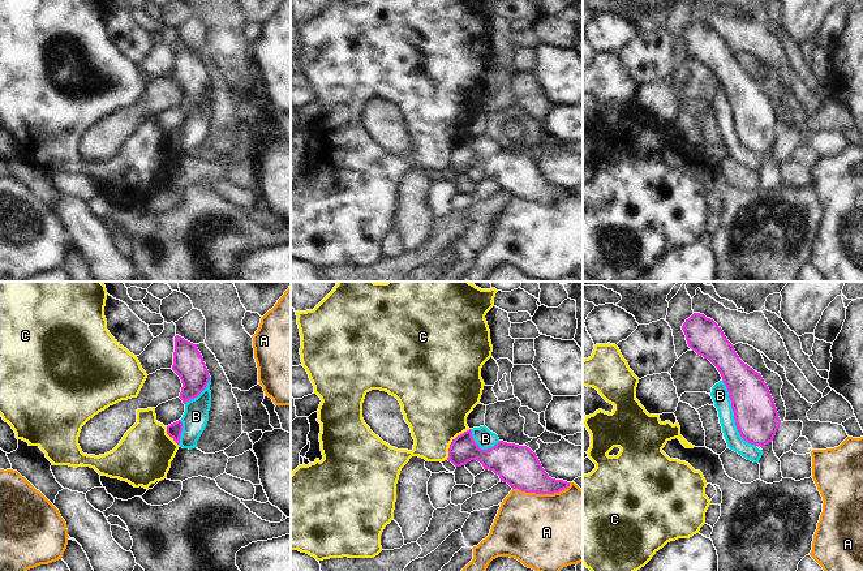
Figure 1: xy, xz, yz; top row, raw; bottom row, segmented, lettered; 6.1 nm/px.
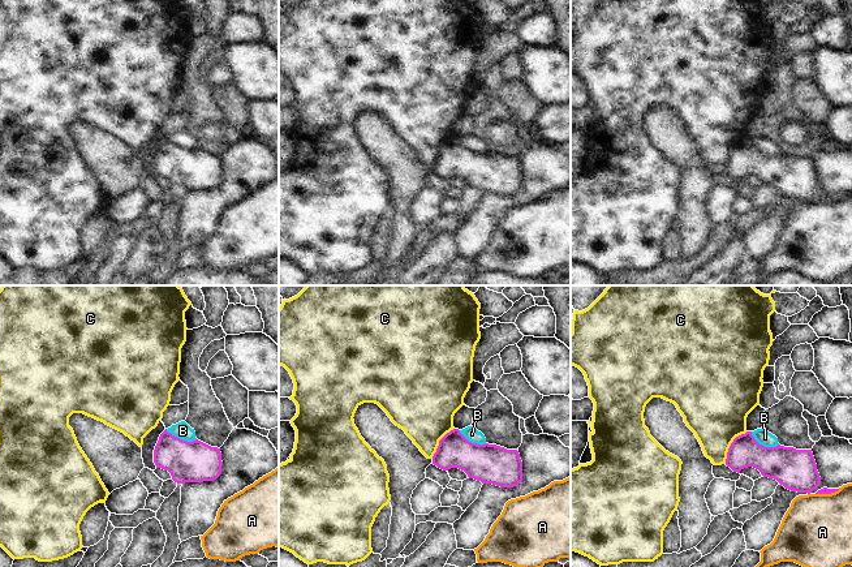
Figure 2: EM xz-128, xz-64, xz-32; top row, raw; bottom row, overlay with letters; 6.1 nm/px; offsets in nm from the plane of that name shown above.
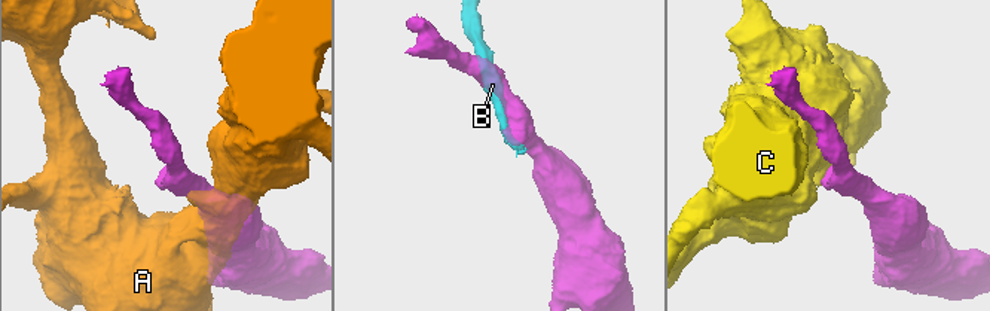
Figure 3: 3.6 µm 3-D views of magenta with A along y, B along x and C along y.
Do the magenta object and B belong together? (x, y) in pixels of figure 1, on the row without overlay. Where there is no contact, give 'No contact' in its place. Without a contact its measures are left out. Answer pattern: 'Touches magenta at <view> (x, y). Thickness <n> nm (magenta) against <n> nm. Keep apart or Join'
Touches magenta at yz (734, 123). Thickness 260 nm (magenta) against 110 nm. Keep apart.

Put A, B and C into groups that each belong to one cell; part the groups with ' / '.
A / B / C

